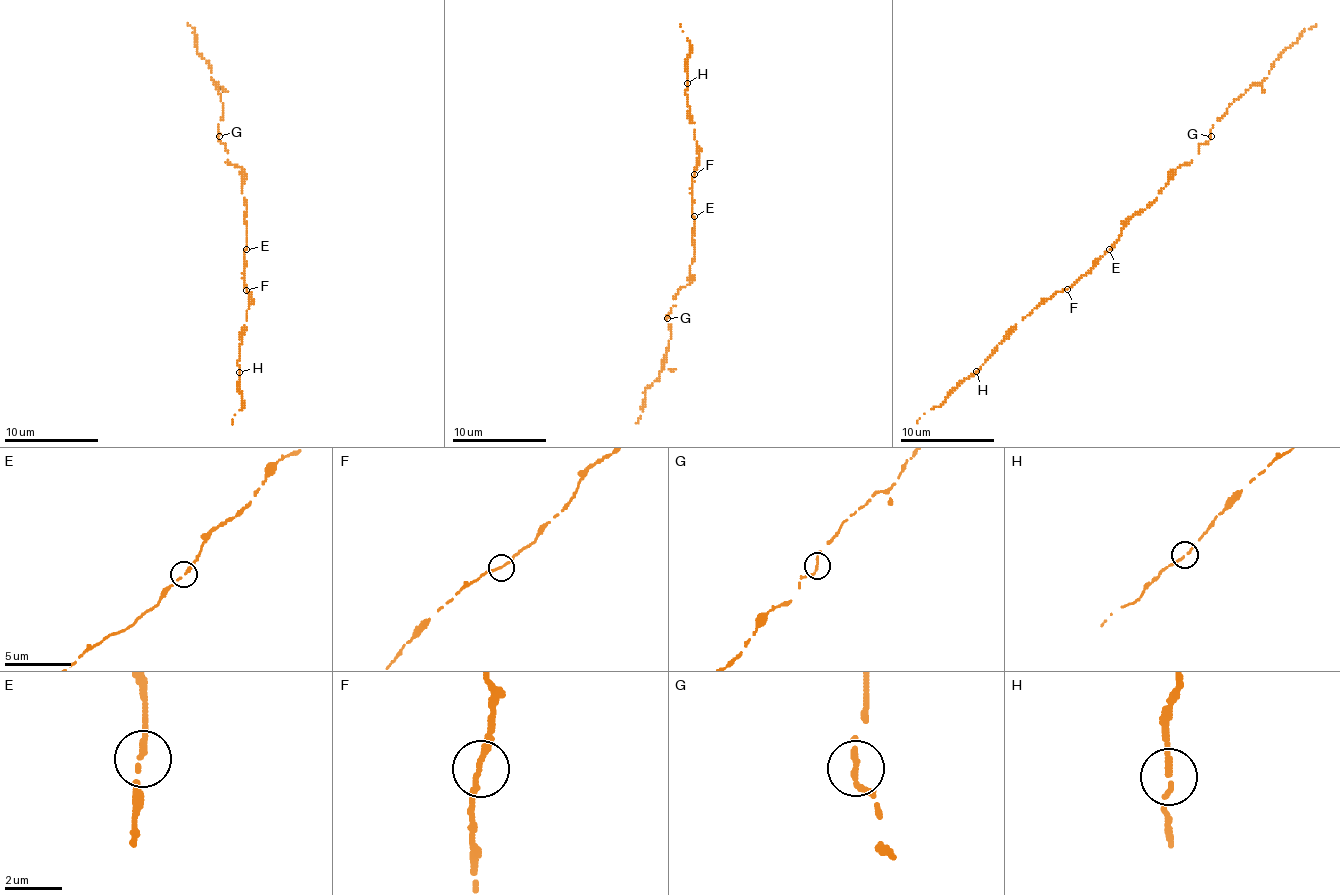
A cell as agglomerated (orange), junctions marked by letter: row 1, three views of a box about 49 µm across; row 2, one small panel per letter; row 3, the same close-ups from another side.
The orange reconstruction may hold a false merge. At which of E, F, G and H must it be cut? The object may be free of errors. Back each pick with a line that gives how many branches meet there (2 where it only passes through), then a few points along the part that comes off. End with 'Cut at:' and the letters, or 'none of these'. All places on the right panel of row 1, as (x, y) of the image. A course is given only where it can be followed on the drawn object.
Cut at: none of these

